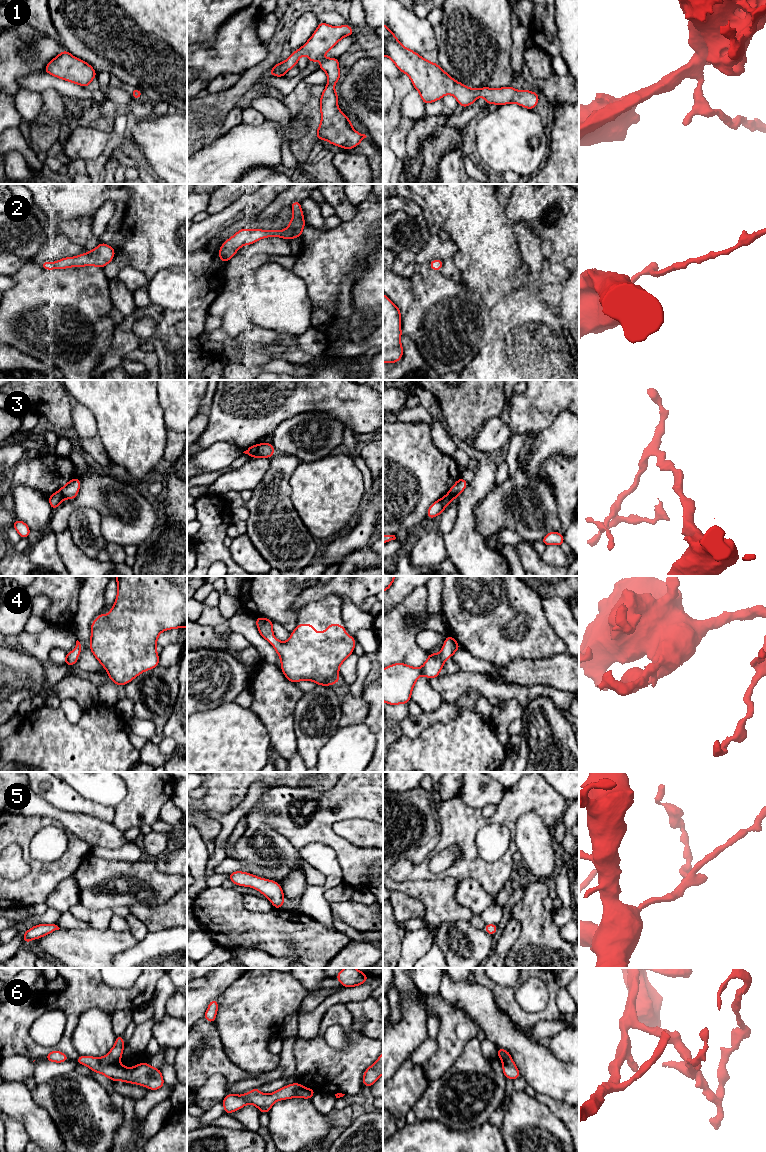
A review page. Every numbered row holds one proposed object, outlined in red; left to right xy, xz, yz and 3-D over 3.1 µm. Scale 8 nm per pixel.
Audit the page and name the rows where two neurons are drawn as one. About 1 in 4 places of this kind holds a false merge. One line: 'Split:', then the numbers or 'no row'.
Split: 3

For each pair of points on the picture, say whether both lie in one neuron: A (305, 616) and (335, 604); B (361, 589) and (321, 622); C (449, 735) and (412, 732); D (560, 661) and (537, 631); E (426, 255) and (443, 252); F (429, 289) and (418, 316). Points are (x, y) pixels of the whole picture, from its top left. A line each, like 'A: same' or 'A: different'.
A: same
B: different
C: different
D: different
E: same
F: same

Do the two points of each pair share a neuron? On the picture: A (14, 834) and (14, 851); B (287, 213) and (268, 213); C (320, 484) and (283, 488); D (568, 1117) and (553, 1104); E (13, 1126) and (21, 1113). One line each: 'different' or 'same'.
A: different
B: different
C: different
D: same
E: different

